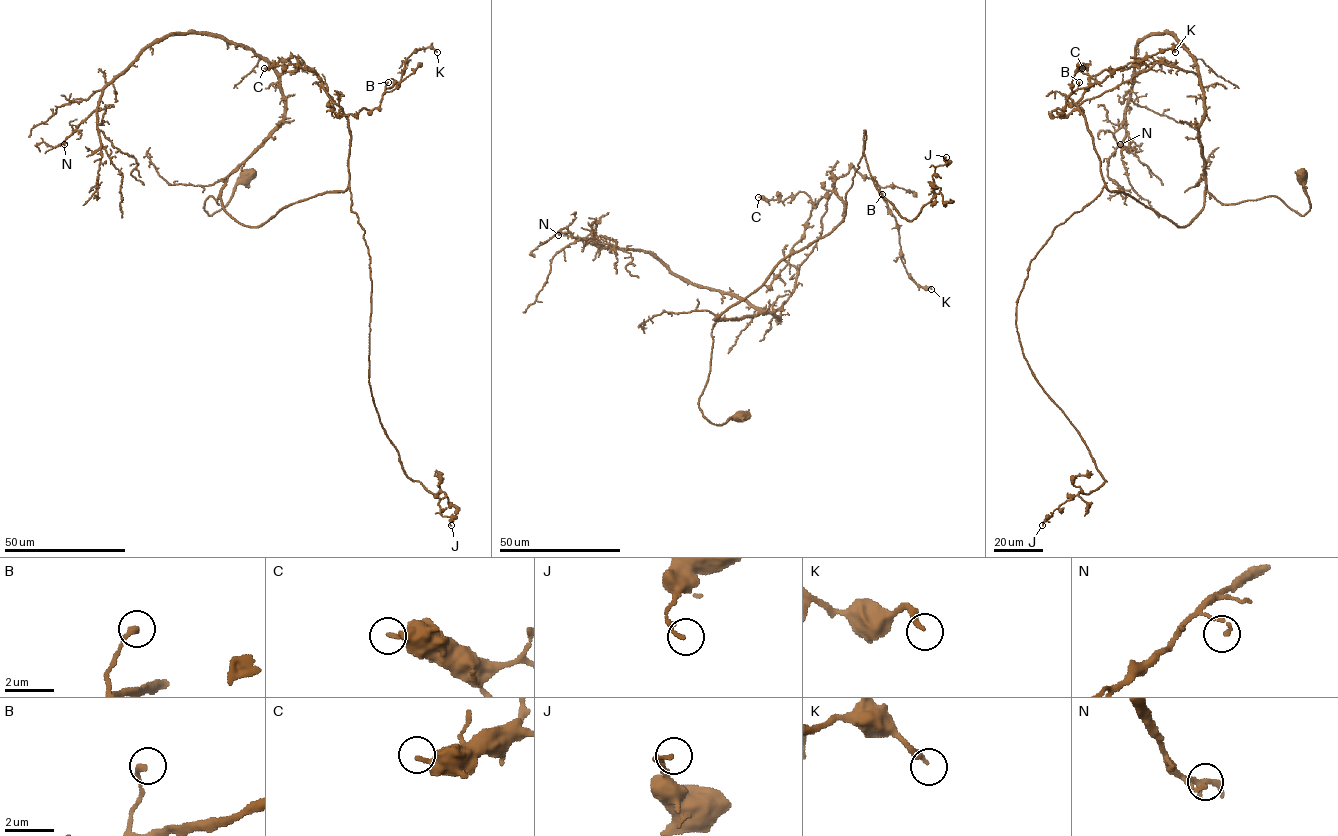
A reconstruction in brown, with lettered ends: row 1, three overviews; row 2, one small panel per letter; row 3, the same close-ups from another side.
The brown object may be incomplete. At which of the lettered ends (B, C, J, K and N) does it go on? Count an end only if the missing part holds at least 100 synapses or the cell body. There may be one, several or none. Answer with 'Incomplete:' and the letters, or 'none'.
Incomplete: none

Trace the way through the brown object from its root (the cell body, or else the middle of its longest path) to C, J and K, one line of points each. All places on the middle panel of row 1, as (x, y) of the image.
C: (741, 417), (715, 425), (699, 408), (715, 320), (845, 209), (831, 191), (816, 204), (801, 191), (758, 197)
J: (741, 417), (715, 425), (699, 408), (715, 320), (843, 219), (864, 130), (876, 188), (910, 221), (946, 157)
K: (741, 417), (699, 408), (715, 320), (843, 220), (852, 166), (931, 289)

